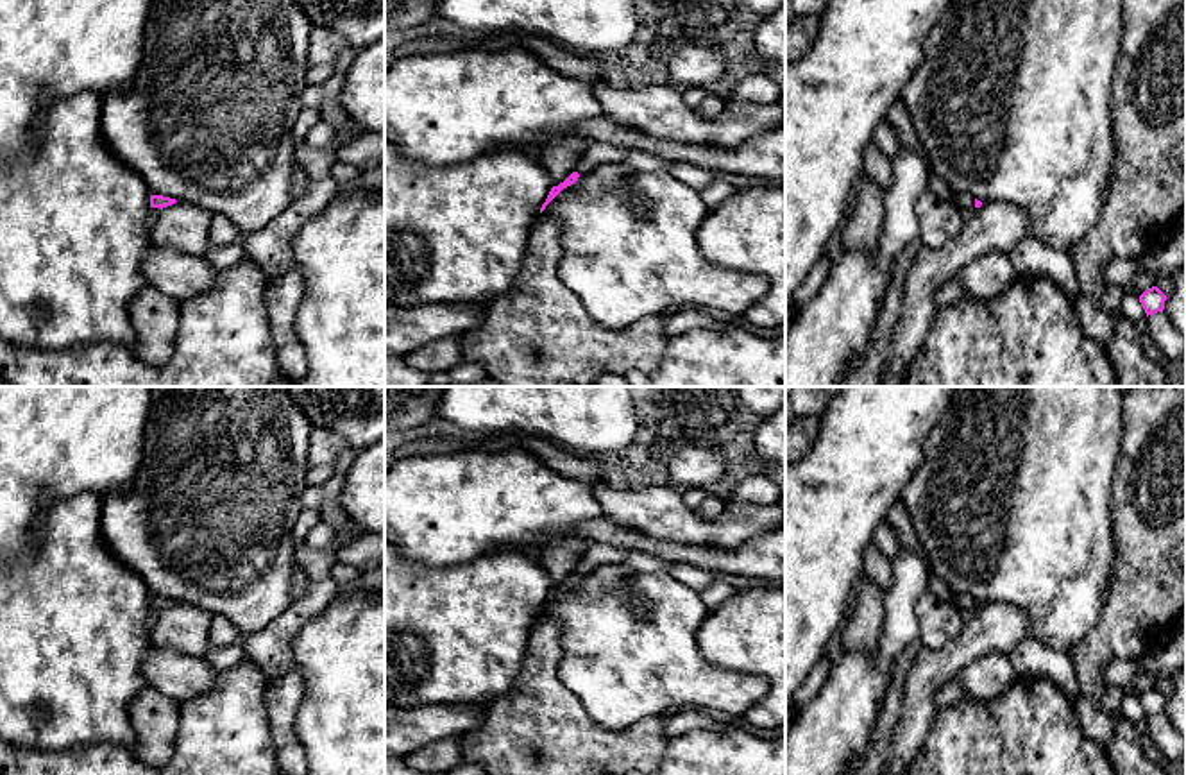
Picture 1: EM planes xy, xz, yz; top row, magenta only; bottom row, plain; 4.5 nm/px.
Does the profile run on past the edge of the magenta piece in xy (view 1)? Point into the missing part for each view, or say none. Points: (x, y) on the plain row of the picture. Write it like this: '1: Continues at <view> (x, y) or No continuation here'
1: No continuation here

